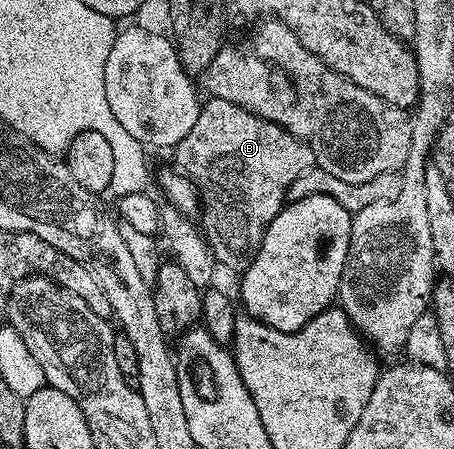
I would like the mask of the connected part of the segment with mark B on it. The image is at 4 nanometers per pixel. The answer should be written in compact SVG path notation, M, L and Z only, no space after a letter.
M209 98L201 106L194 129L190 129L181 143L176 144L174 154L175 166L192 180L200 195L198 223L215 262L235 273L243 273L251 265L270 221L274 221L276 214L286 206L290 185L294 185L294 181L298 181L298 177L309 171L316 161L307 143L294 138L278 124L266 121L230 101L214 98Z

